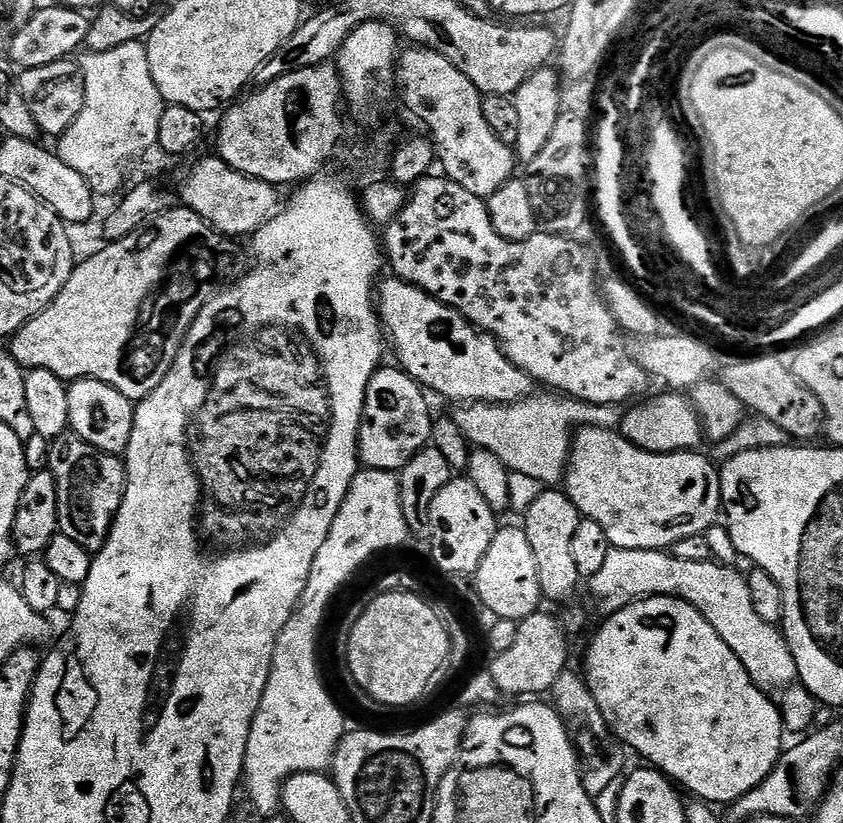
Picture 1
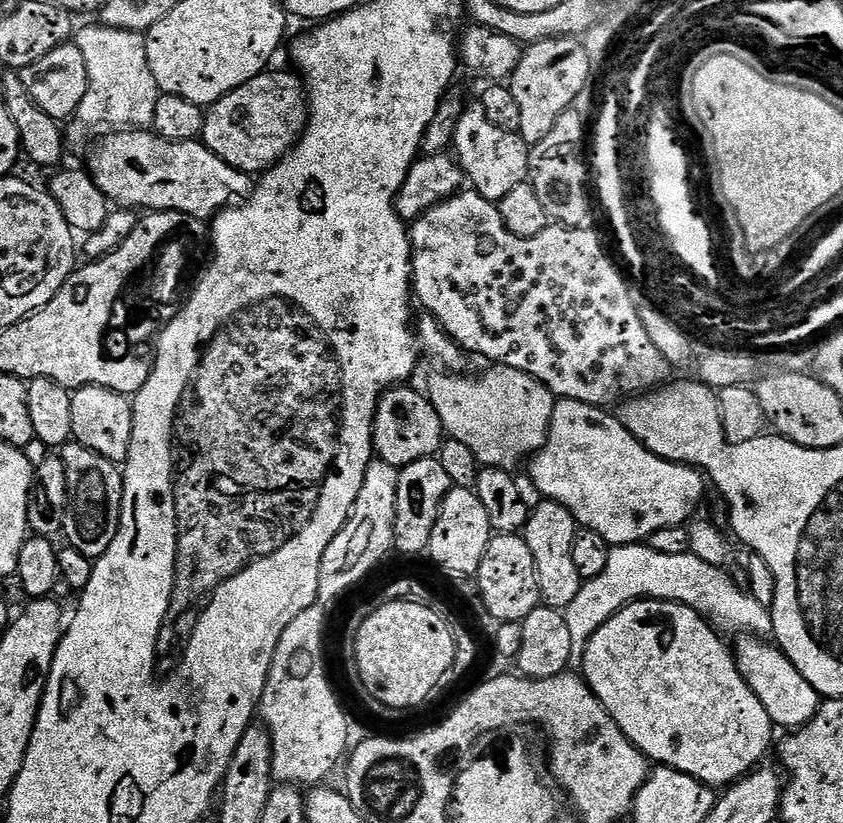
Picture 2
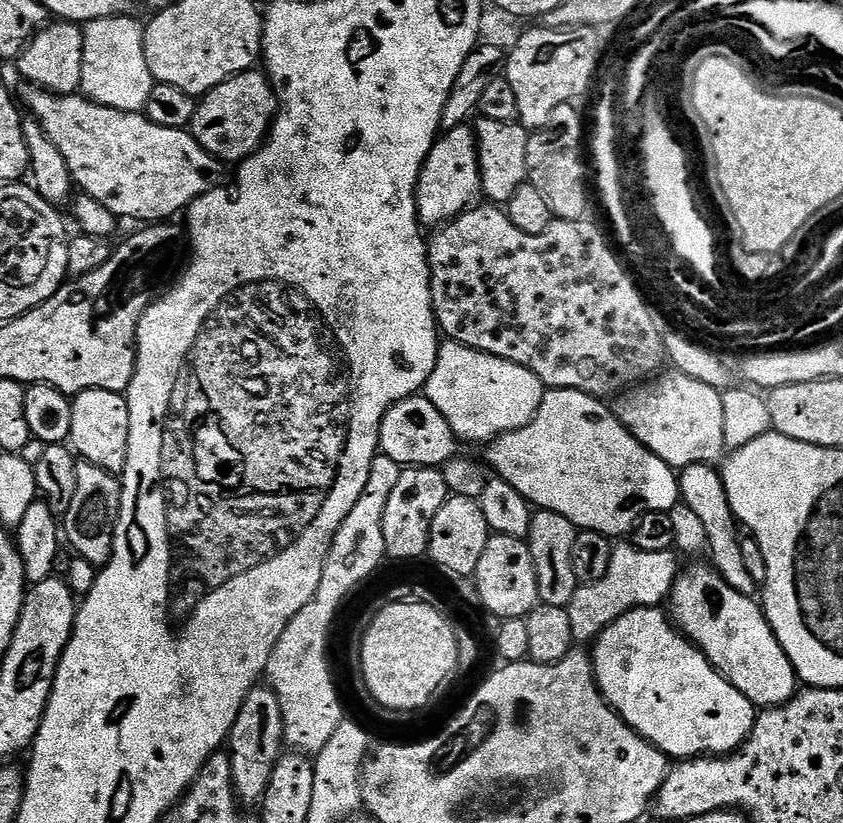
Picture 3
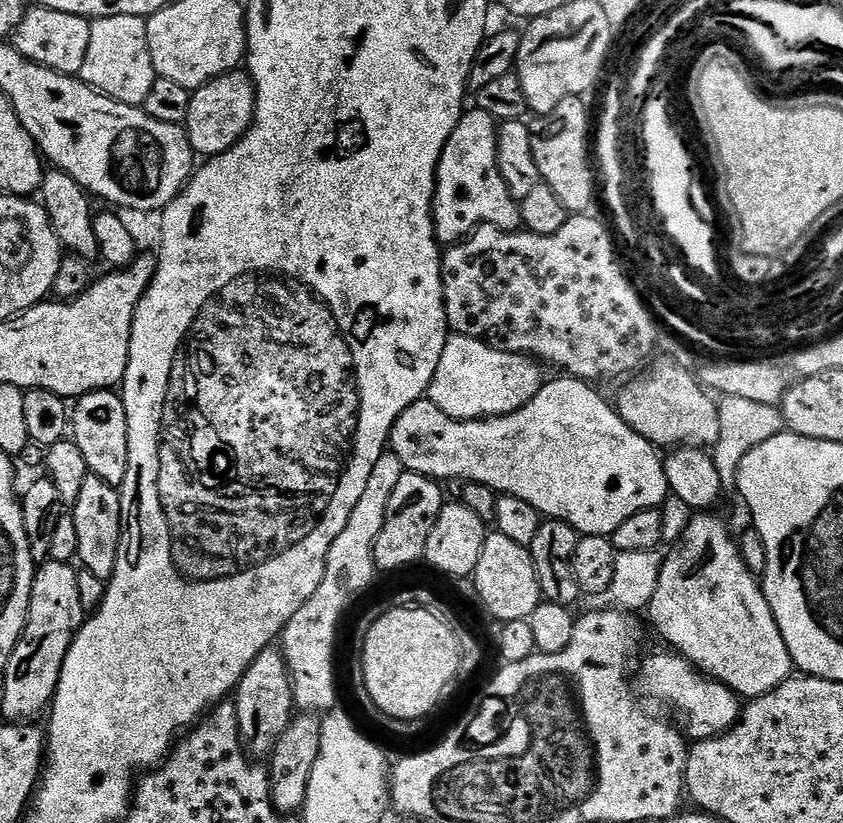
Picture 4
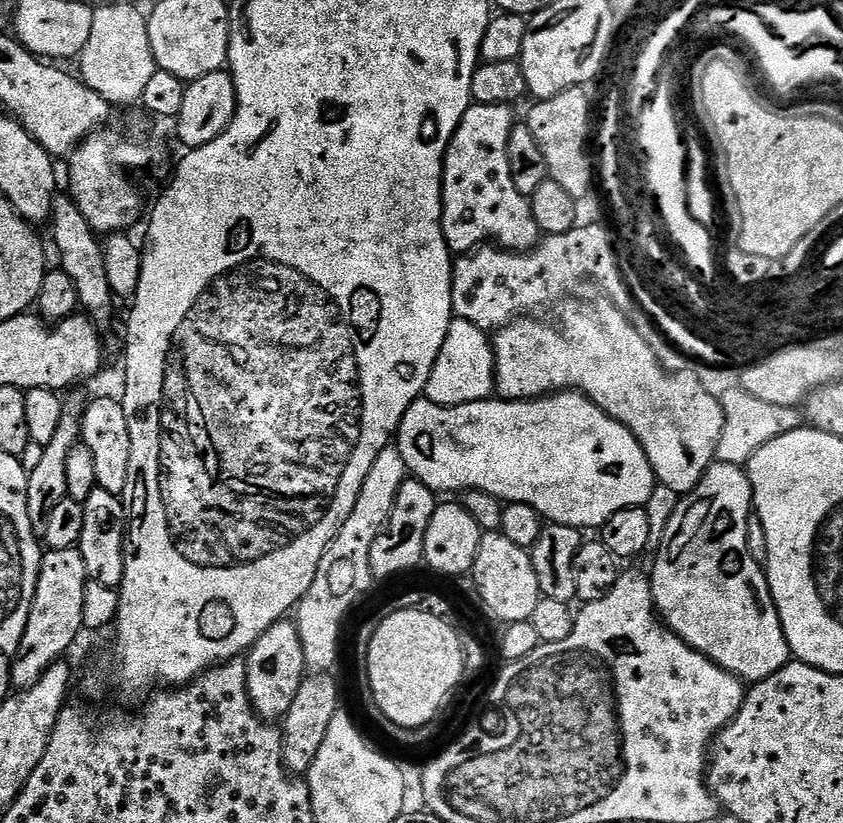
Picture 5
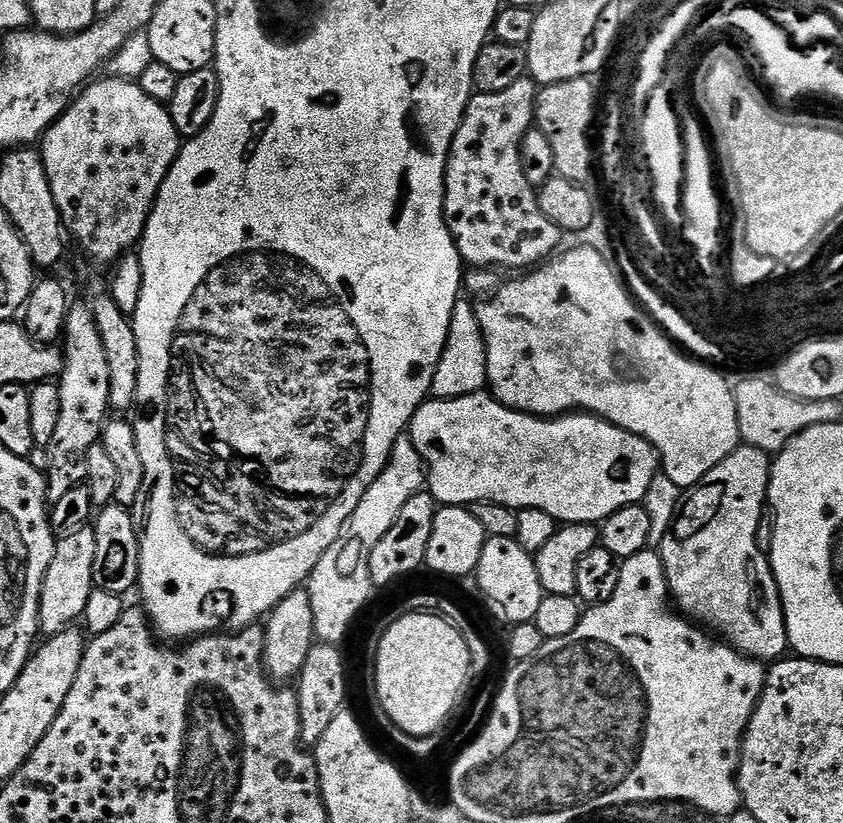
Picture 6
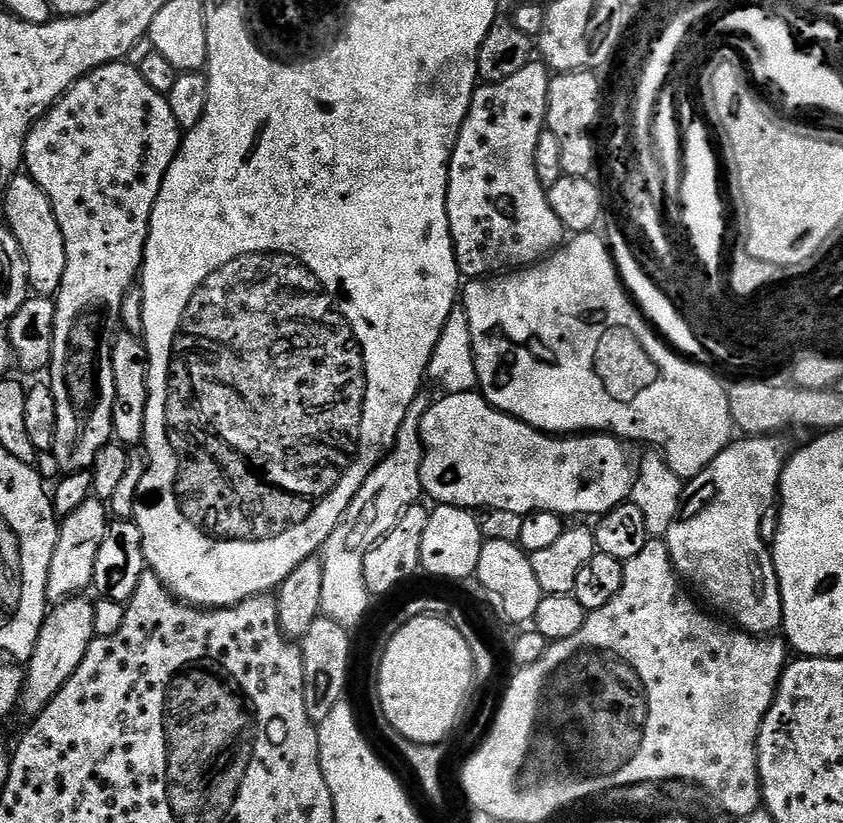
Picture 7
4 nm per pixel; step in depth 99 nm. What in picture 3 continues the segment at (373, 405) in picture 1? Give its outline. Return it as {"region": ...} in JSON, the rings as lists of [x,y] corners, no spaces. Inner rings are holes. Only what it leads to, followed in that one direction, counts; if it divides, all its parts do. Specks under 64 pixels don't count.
{"region":[[[423,394],[407,396],[402,402],[398,402],[385,414],[380,427],[380,452],[394,458],[394,462],[401,466],[440,468],[457,455],[456,447],[458,441],[446,418],[438,414],[436,407]]]}

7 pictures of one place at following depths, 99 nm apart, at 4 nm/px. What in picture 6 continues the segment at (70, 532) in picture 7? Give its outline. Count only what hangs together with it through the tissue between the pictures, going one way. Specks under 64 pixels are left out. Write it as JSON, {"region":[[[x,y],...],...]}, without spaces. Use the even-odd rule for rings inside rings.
{"region":[[[85,526],[74,530],[74,534],[59,537],[50,566],[44,572],[44,585],[40,591],[40,632],[45,637],[73,627],[83,617],[86,602],[93,589],[93,574],[94,530],[92,527]]]}

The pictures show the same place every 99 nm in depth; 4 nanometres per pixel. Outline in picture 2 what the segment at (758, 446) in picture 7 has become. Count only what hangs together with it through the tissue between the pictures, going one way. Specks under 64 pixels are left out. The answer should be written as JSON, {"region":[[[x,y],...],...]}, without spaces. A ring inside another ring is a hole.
{"region":[[[748,634],[741,635],[737,640],[740,641],[734,644],[734,655],[738,670],[750,686],[750,690],[754,690],[754,694],[758,694],[758,702],[762,702],[762,706],[766,706],[766,714],[770,714],[773,725],[777,729],[795,730],[811,722],[821,706],[822,697],[819,692],[814,690],[814,686],[810,686],[810,682],[806,682],[806,678],[802,678],[800,671],[788,661],[788,657],[780,651],[779,647],[772,642],[764,644],[768,642],[760,638],[753,638]]]}

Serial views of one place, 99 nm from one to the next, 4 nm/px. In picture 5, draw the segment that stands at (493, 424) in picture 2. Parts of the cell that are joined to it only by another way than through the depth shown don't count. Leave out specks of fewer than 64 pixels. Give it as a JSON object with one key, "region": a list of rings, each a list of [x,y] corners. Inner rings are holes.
{"region":[[[453,319],[450,330],[446,330],[446,342],[442,342],[442,350],[438,350],[438,358],[430,370],[423,399],[443,408],[453,408],[489,399],[495,386],[496,354],[489,333],[465,320]]]}

